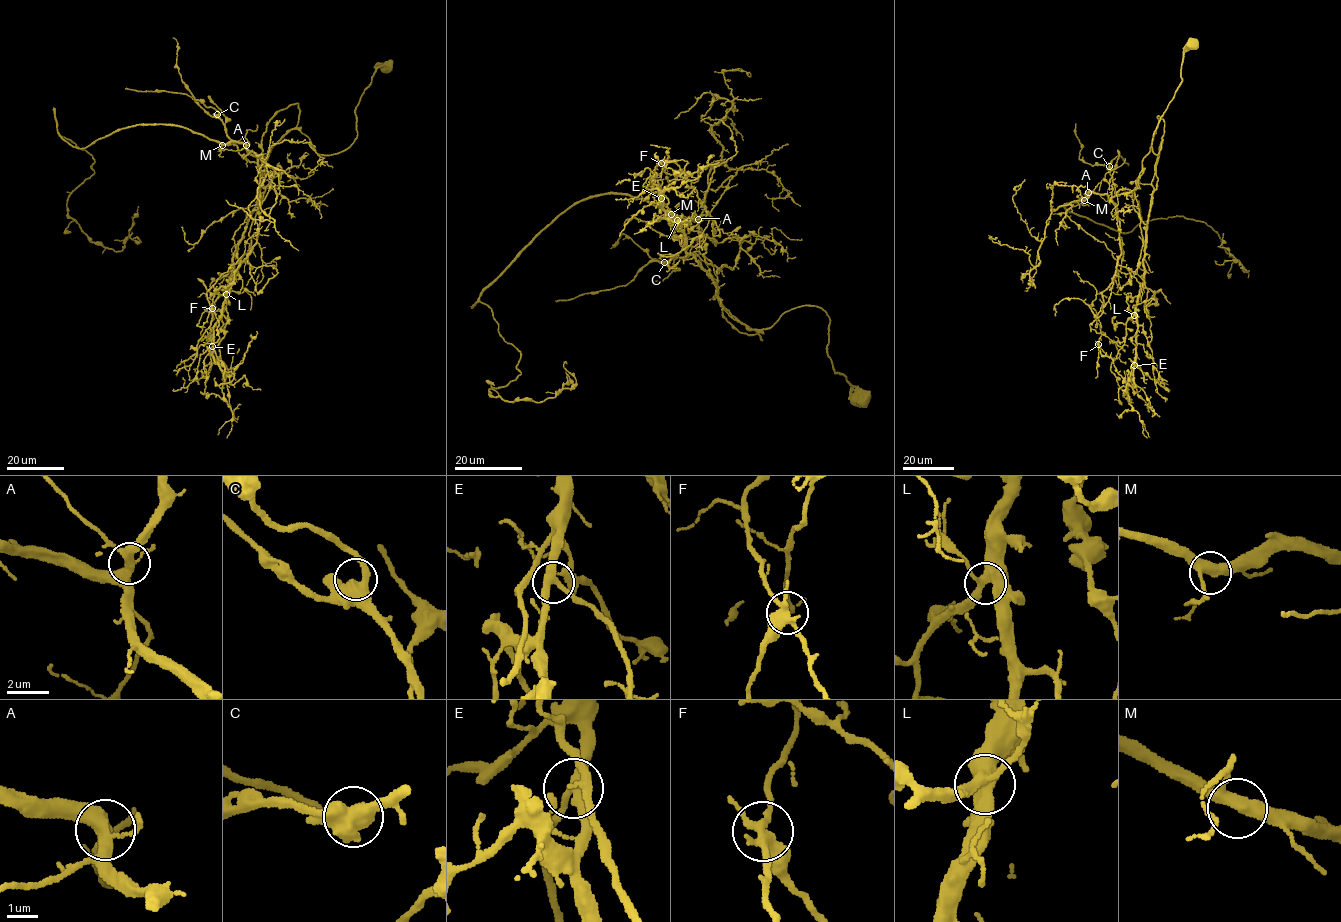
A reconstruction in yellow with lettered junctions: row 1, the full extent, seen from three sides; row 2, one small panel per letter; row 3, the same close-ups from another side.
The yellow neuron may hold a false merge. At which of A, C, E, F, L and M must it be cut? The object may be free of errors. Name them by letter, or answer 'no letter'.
F

